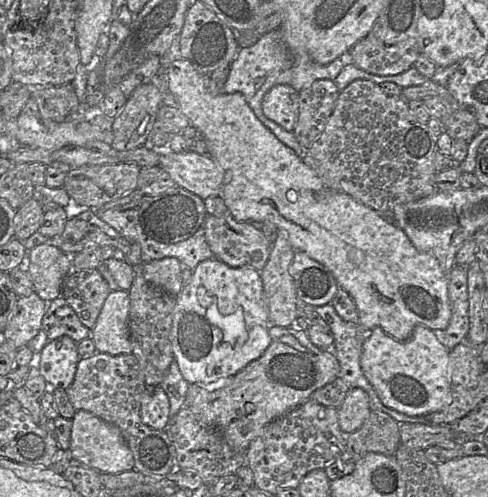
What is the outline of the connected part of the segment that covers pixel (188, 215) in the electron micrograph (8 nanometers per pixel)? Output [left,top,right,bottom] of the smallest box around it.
[136,186,207,244]

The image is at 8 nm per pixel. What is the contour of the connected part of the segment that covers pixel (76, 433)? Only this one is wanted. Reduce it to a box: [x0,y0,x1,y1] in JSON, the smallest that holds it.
[69,410,134,474]

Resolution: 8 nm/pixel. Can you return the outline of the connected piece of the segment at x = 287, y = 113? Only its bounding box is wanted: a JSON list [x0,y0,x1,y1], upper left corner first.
[262,86,299,131]

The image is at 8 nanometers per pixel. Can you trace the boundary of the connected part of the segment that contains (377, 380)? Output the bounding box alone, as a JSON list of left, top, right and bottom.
[361,326,452,416]

